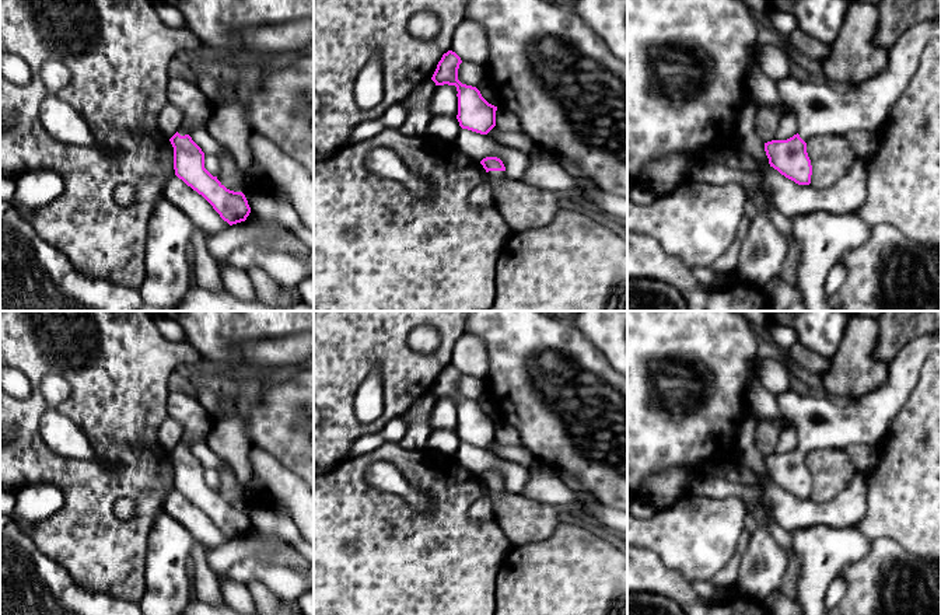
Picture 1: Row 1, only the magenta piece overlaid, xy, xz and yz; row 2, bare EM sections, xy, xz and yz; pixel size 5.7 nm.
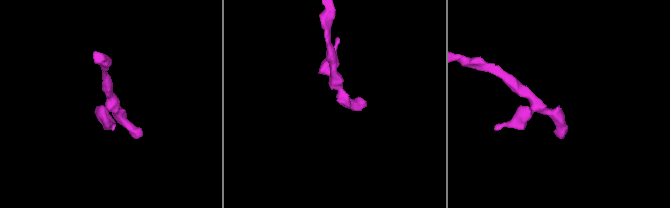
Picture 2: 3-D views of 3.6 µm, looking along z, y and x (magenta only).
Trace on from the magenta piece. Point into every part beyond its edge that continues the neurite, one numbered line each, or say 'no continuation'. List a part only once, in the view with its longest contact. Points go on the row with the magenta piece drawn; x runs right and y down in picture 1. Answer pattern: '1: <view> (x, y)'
1: xz (497, 177)

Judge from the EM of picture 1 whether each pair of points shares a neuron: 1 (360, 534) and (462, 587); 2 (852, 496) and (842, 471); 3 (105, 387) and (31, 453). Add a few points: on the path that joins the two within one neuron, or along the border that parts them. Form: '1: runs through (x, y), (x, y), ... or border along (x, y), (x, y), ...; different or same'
1: runs through (385, 559), (412, 586), (437, 587); same
2: border along (866, 472), (857, 472), (831, 500), (819, 502); different
3: runs through (69, 373), (45, 369), (35, 378), (31, 416); same

